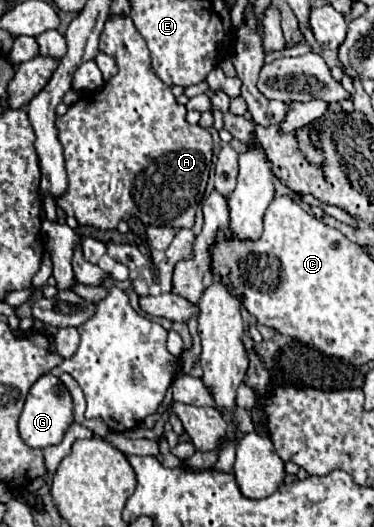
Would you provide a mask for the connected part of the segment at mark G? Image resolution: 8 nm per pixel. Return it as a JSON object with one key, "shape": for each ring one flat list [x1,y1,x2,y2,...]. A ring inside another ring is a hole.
{"shape":[[53,374,41,376,31,386,23,412,21,412,21,418,19,418,21,438,31,448,45,448,51,444,59,444,59,440,63,438,63,432,67,430,67,424,71,424,71,422,73,422,73,402,71,402,69,390,57,376,53,376]]}

